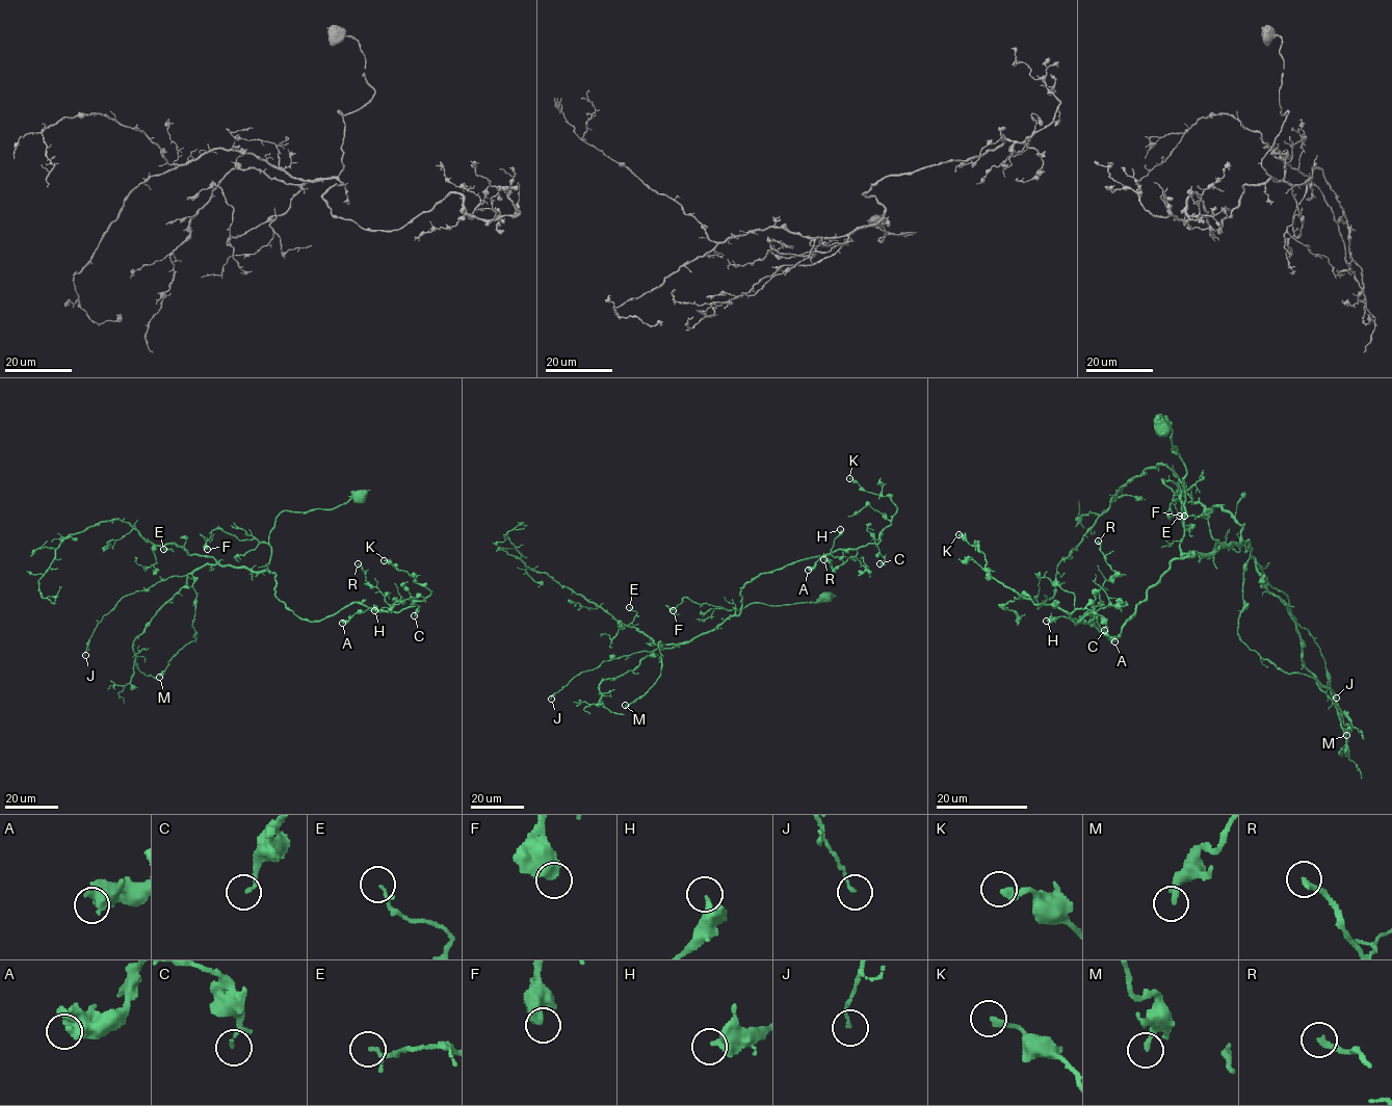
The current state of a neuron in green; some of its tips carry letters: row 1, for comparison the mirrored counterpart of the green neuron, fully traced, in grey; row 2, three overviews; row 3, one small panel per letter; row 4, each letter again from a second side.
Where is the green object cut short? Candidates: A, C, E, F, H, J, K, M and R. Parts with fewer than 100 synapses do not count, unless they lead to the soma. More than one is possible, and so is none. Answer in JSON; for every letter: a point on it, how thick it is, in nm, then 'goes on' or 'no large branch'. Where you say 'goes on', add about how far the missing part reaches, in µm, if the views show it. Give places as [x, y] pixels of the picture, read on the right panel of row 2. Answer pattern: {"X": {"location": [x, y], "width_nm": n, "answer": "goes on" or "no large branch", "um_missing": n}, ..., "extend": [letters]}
{"A": {"location": [1114, 641], "width_nm": 340, "answer": "no large branch"}, "C": {"location": [1104, 630], "width_nm": 80, "answer": "no large branch"}, "E": {"location": [1179, 516], "width_nm": 100, "answer": "no large branch"}, "F": {"location": [1184, 516], "width_nm": 550, "answer": "no large branch"}, "H": {"location": [1046, 621], "width_nm": 420, "answer": "no large branch"}, "J": {"location": [1336, 698], "width_nm": 130, "answer": "no large branch"}, "K": {"location": [959, 534], "width_nm": 300, "answer": "no large branch"}, "M": {"location": [1346, 735], "width_nm": 240, "answer": "no large branch"}, "R": {"location": [1098, 541], "width_nm": 240, "answer": "no large branch"}, "extend": []}

